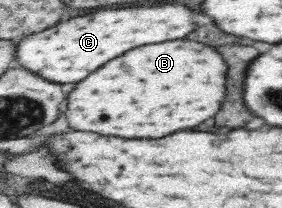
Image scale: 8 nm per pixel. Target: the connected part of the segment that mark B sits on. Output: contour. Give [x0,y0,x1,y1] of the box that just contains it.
[68,39,228,139]

